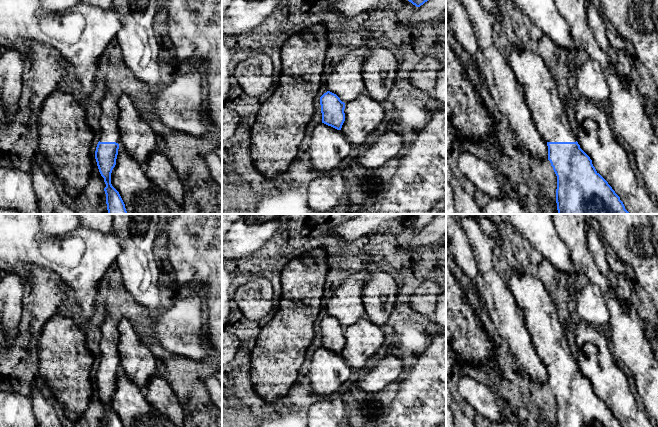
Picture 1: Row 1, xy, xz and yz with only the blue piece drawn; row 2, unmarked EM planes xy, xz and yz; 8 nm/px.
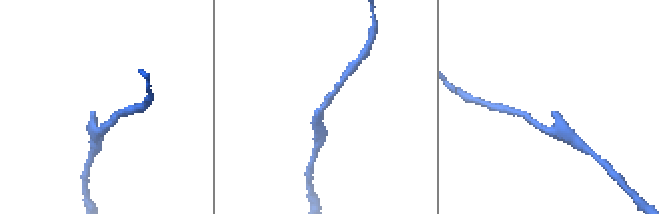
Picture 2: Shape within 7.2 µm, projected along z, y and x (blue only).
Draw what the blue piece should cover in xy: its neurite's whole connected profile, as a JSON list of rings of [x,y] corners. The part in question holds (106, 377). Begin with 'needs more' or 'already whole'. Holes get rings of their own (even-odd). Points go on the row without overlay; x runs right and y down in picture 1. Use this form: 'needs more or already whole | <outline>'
needs more | [[[105,316],[100,327],[102,337],[100,342],[101,358],[95,375],[95,383],[106,411],[106,427],[124,427],[119,416],[111,408],[111,397],[116,389],[121,358],[117,350],[119,332],[117,323],[111,316]]]

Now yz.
needs more | [[[509,266],[504,273],[540,358],[548,370],[548,384],[557,400],[556,427],[623,427],[608,406],[596,395],[571,355],[564,329],[543,282],[527,268]]]

